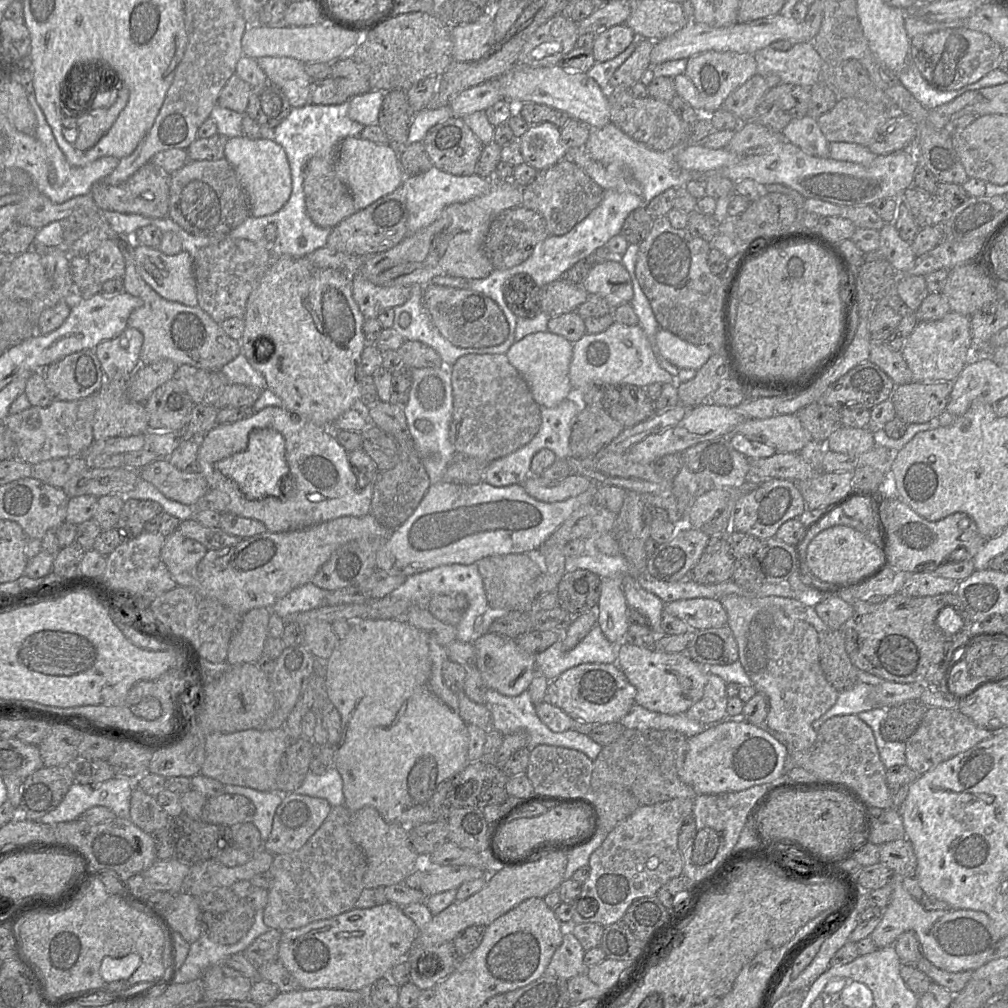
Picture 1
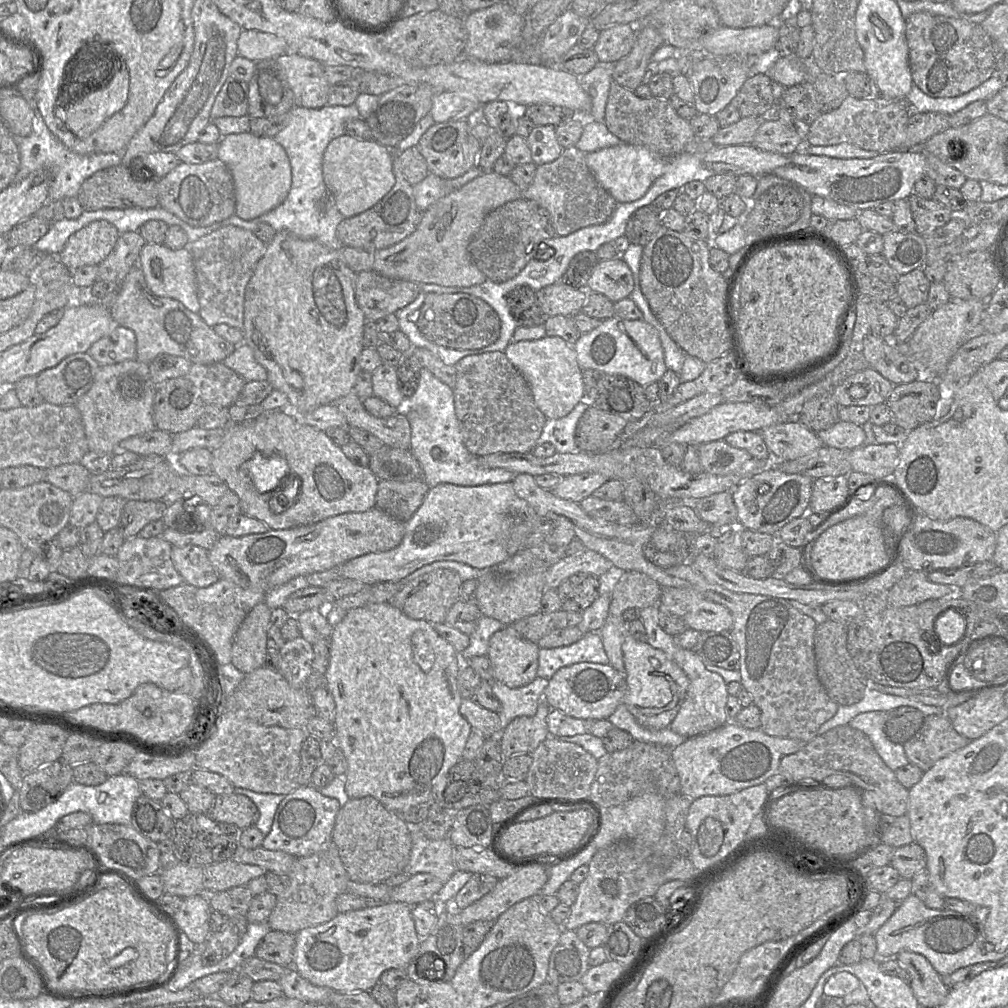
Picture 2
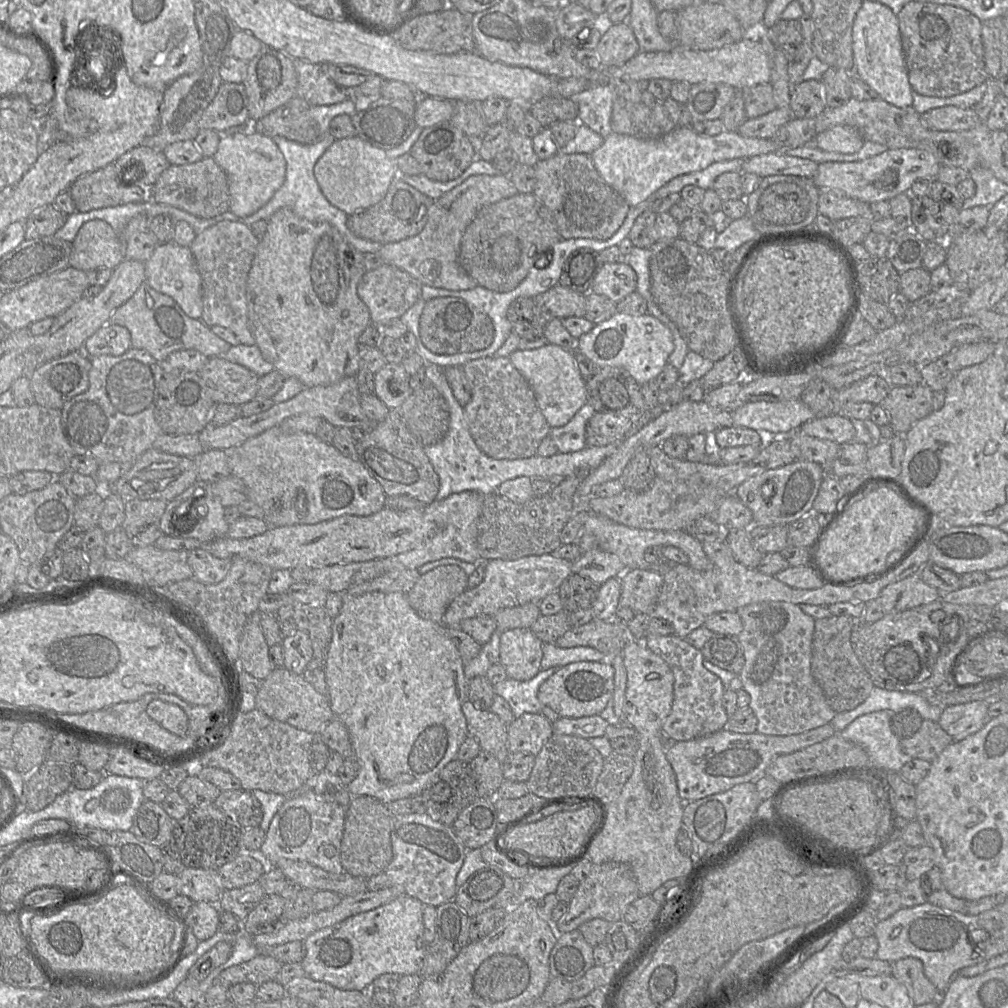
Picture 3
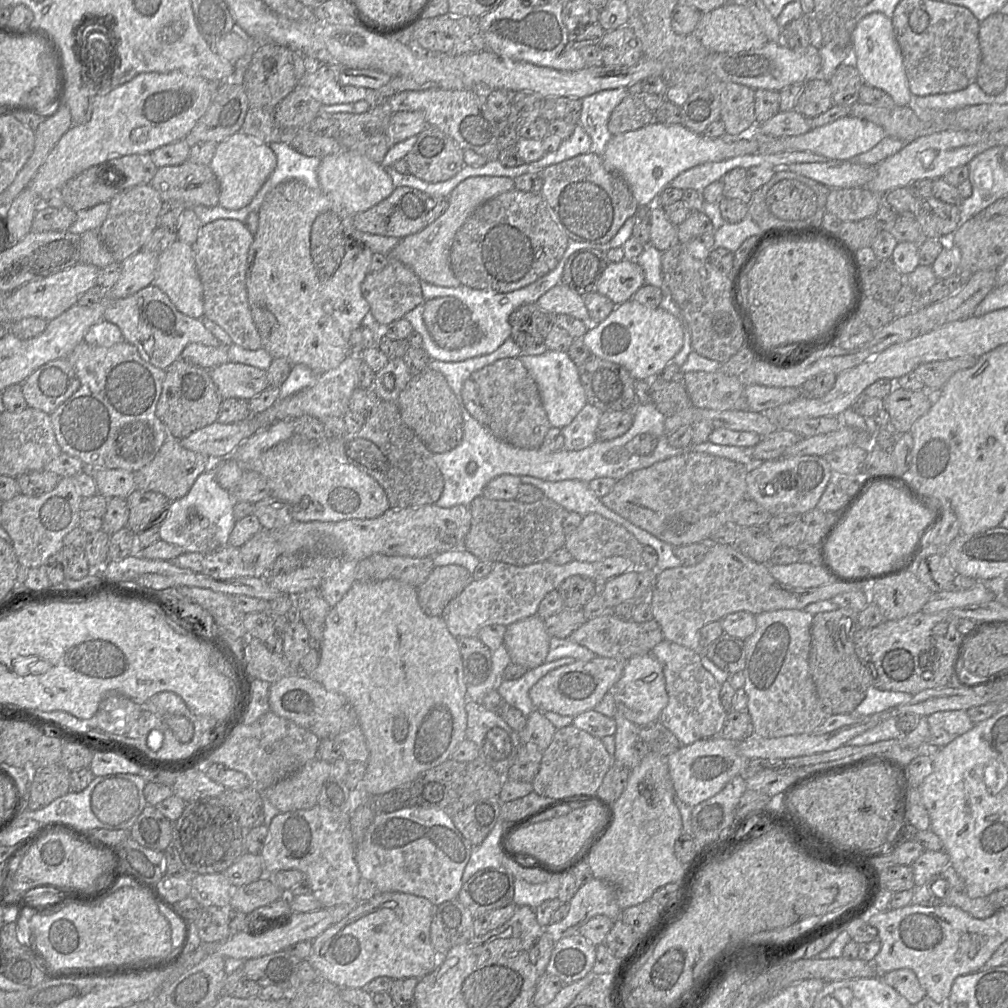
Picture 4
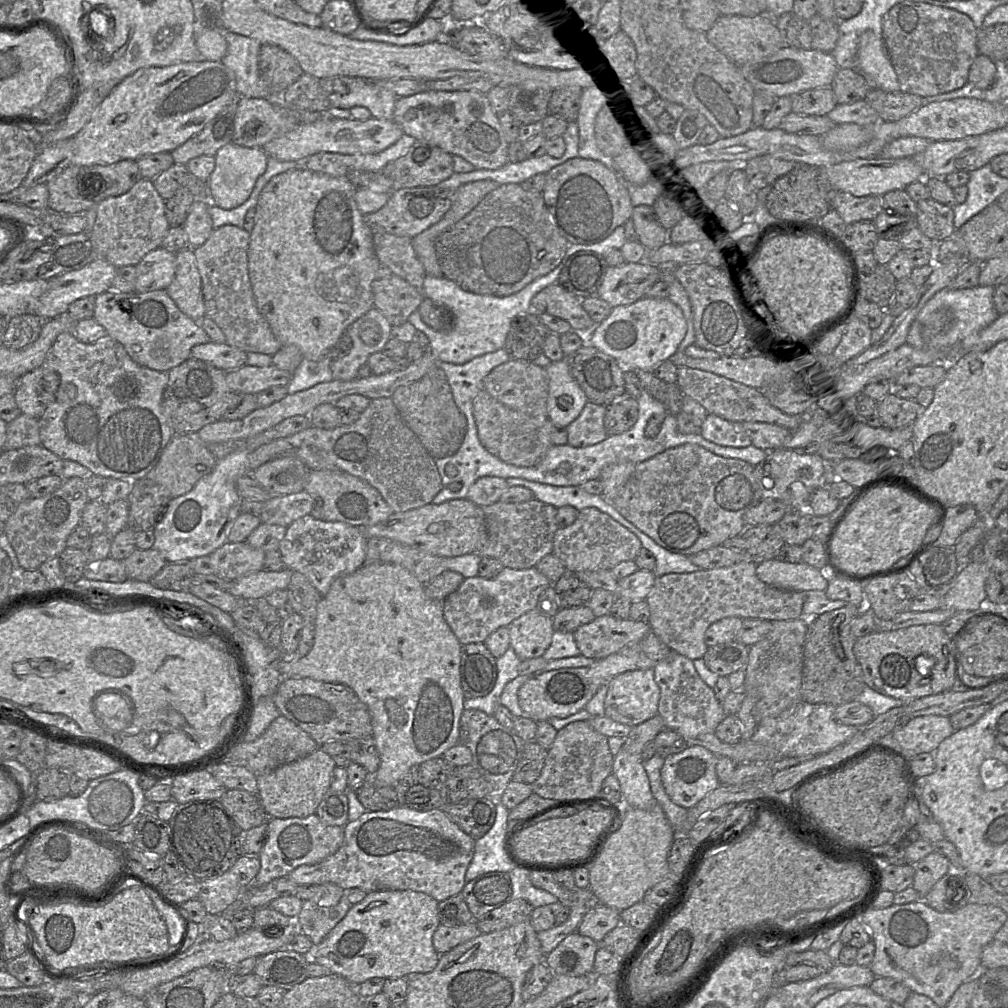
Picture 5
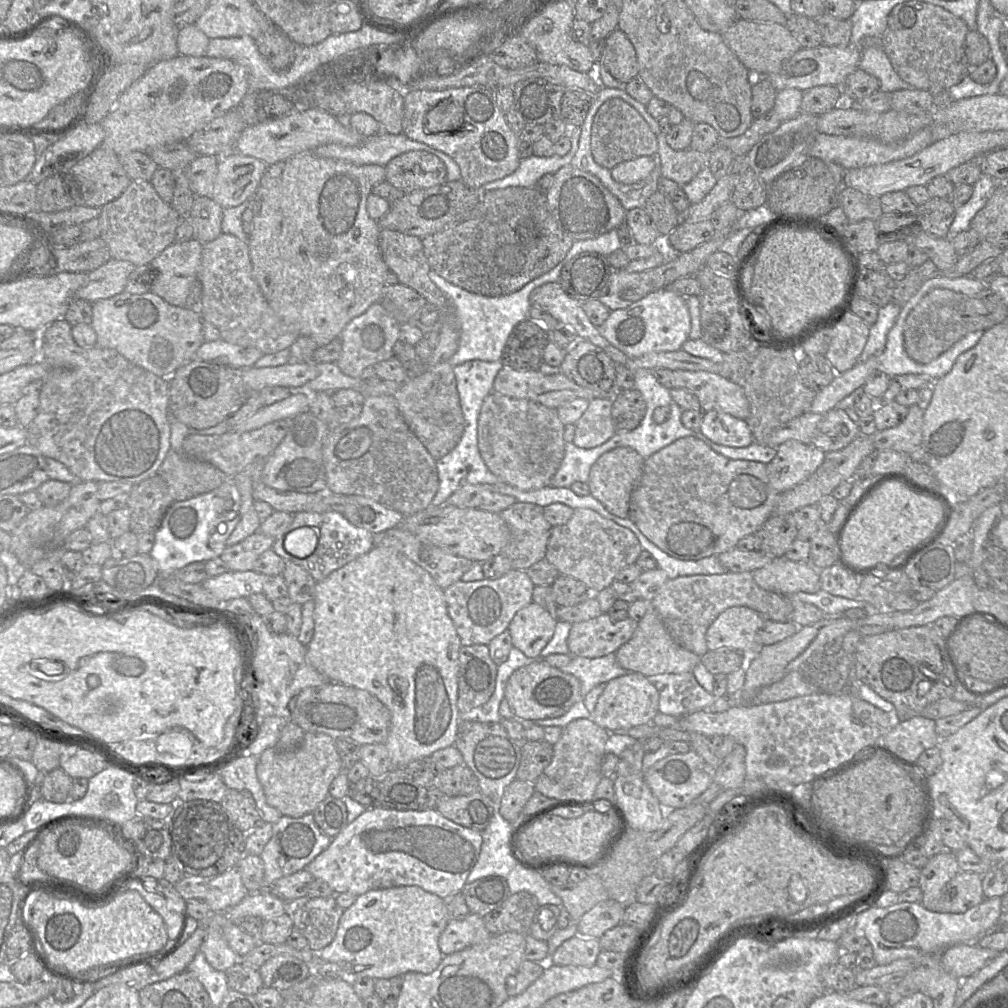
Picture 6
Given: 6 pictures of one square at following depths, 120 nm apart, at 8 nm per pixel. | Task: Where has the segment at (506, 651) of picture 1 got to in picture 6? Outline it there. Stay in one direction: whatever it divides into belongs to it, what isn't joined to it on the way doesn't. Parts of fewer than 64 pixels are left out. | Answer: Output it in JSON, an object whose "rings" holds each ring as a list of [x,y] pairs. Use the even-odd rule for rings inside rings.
{"rings":[[[532,601],[515,614],[508,626],[513,647],[531,660],[539,659],[554,634],[556,622],[553,611]]]}

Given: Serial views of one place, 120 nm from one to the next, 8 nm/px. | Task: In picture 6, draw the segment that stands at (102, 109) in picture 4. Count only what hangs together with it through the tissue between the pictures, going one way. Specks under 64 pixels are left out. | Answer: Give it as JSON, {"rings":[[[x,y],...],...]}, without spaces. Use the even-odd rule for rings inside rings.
{"rings":[[[177,55],[171,59],[159,61],[120,96],[110,113],[100,122],[105,131],[102,145],[119,155],[133,151],[145,152],[152,147],[187,141],[193,133],[202,129],[214,118],[234,110],[247,92],[248,74],[243,66],[232,60]]]}

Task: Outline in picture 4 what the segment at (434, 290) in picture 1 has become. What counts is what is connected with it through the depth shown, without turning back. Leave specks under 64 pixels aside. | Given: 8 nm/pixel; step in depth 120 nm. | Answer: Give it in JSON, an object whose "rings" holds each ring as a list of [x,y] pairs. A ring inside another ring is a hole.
{"rings":[[[455,297],[423,302],[423,321],[434,342],[445,350],[456,350],[480,341],[480,330],[469,309]]]}

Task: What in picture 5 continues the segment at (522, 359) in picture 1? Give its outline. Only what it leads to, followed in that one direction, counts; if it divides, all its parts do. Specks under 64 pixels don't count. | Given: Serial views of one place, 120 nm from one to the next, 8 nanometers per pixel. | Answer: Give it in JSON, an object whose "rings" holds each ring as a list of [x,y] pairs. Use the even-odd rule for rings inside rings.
{"rings":[[[567,359],[551,362],[546,368],[549,381],[548,414],[555,426],[568,427],[576,420],[588,403],[588,397],[572,376]]]}

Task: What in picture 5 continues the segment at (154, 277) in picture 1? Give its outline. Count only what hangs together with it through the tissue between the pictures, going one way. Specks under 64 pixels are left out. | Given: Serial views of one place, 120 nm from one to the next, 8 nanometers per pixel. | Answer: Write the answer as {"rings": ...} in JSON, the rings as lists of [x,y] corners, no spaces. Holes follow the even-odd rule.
{"rings":[[[191,247],[176,253],[176,273],[165,289],[182,313],[194,321],[205,317],[202,281]]]}

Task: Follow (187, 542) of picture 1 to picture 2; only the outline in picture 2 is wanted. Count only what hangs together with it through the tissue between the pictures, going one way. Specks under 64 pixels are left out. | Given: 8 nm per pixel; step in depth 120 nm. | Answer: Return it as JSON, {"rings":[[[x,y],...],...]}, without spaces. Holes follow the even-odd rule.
{"rings":[[[199,546],[172,547],[171,558],[184,583],[203,588],[219,580],[208,558],[208,551]]]}

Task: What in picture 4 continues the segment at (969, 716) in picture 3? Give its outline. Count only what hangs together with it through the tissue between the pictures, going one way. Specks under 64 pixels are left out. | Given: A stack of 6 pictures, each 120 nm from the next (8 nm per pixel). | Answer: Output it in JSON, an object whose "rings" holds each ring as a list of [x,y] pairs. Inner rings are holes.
{"rings":[[[965,710],[935,712],[927,716],[929,725],[929,745],[944,747],[951,741],[973,728]]]}

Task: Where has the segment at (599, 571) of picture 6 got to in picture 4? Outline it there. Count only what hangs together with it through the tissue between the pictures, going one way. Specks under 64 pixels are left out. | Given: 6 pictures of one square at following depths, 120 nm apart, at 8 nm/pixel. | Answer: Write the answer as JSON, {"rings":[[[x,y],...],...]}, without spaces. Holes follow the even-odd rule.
{"rings":[[[599,514],[583,516],[578,527],[565,535],[563,547],[568,550],[573,560],[579,562],[597,563],[609,557],[620,556],[628,558],[634,567],[642,568],[641,553],[643,545],[624,527]]]}

